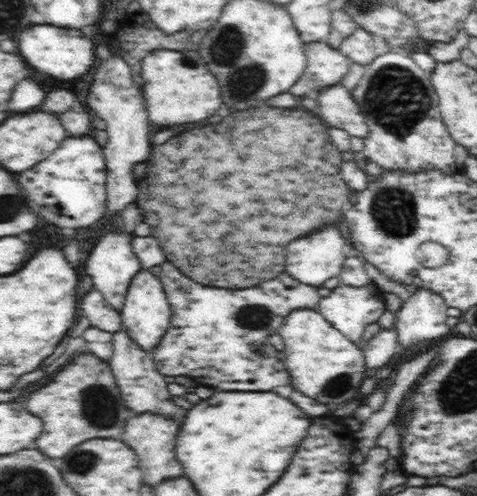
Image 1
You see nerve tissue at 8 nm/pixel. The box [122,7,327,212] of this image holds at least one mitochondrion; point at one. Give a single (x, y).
(245, 77)

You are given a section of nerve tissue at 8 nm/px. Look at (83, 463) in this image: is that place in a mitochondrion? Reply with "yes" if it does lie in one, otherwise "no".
yes

